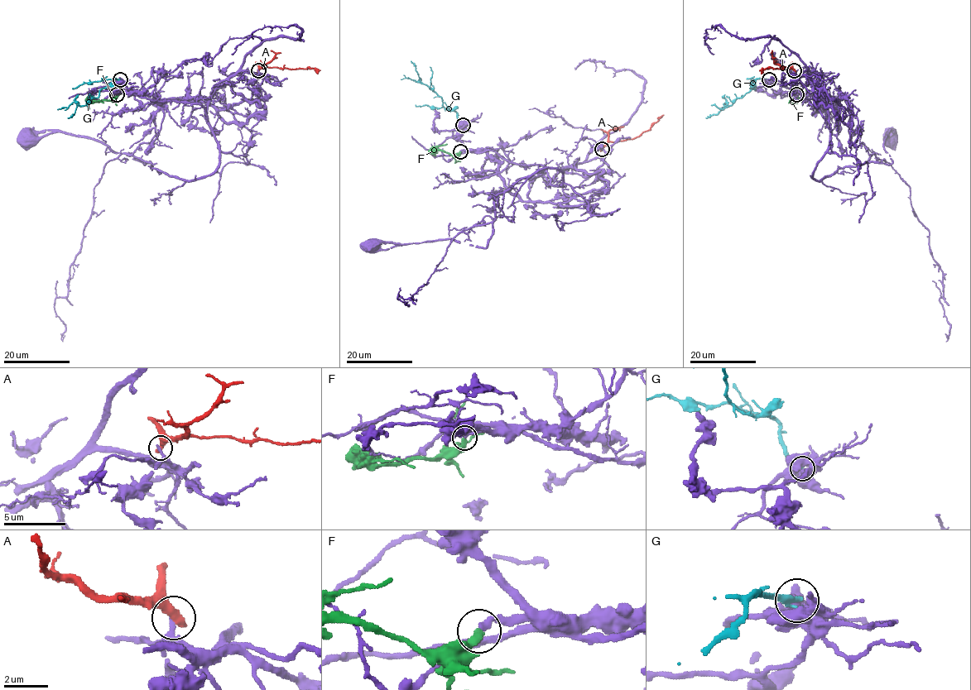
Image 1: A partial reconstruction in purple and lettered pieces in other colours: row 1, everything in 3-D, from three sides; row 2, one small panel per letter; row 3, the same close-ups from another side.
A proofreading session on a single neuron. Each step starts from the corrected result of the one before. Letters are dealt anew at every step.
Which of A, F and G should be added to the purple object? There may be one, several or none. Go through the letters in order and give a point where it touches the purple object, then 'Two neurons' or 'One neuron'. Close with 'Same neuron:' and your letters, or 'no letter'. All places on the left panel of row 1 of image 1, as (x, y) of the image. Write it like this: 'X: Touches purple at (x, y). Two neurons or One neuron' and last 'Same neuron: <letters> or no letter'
A: Touches purple at (258, 70). Two neurons
F: Touches purple at (117, 94). One neuron
G: Touches purple at (120, 79). Two neurons
Same neuron: F

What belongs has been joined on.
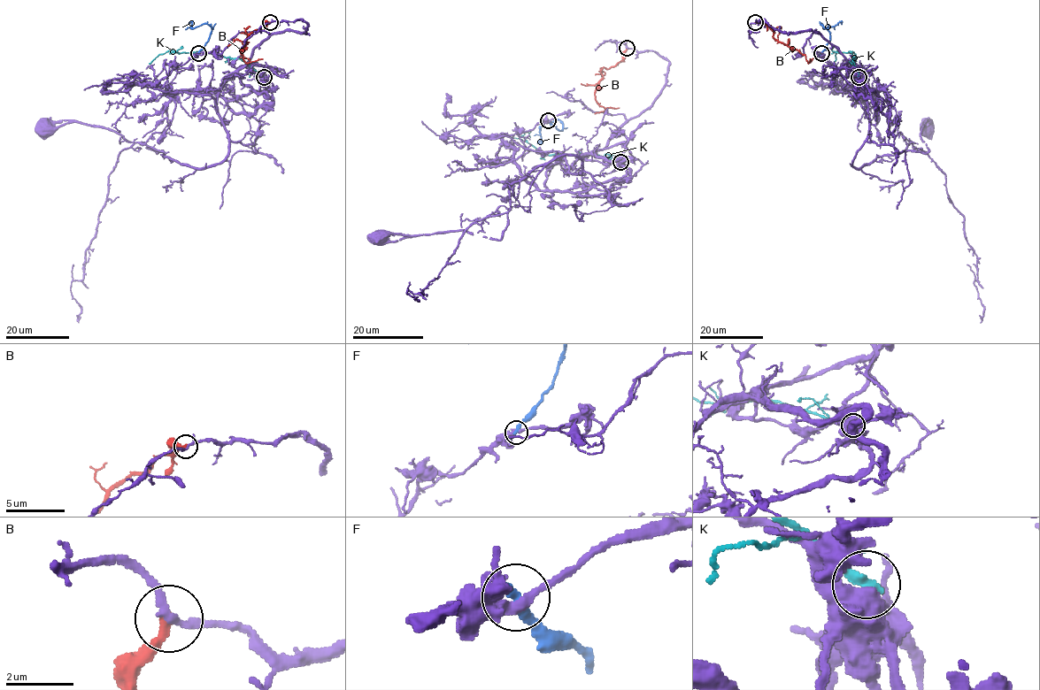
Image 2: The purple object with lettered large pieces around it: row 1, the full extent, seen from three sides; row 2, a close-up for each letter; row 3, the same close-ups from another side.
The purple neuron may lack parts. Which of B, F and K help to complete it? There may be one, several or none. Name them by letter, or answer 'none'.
none

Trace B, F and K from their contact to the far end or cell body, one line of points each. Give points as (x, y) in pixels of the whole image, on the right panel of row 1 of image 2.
B: (755, 23), (767, 24), (774, 32), (775, 39), (803, 54), (808, 63), (809, 58)
F: (821, 53), (830, 36), (820, 24), (824, 28), (834, 26), (839, 21), (841, 24)
K: (858, 77), (852, 62), (852, 52), (837, 50), (835, 63)

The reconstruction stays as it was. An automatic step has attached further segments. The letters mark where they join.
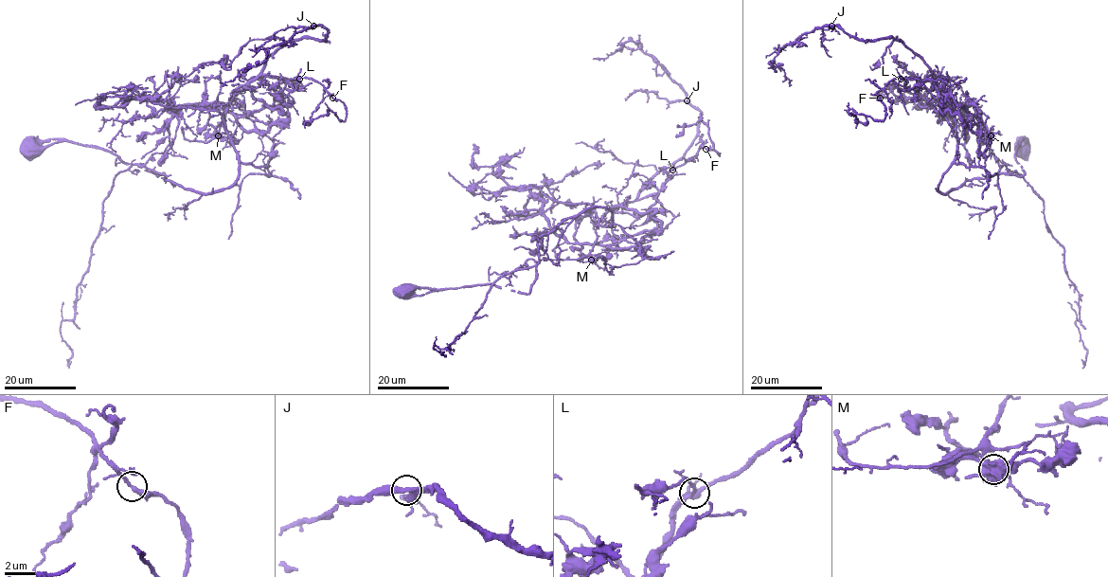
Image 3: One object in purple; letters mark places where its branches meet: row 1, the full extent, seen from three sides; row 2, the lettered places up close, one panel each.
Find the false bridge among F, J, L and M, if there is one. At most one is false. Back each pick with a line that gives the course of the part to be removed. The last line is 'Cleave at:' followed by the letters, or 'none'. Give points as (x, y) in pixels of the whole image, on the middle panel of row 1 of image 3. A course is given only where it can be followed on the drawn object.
Cleave at: none

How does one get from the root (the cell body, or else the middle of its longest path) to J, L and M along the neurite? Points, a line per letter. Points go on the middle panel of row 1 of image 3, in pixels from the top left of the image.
J: (404, 290), (533, 266), (538, 239), (592, 207), (610, 225), (598, 223), (698, 135), (687, 100)
L: (404, 290), (533, 266), (560, 223), (605, 207), (610, 225), (598, 223), (672, 170)
M: (404, 290), (491, 284), (535, 265), (560, 223), (605, 207), (592, 260)

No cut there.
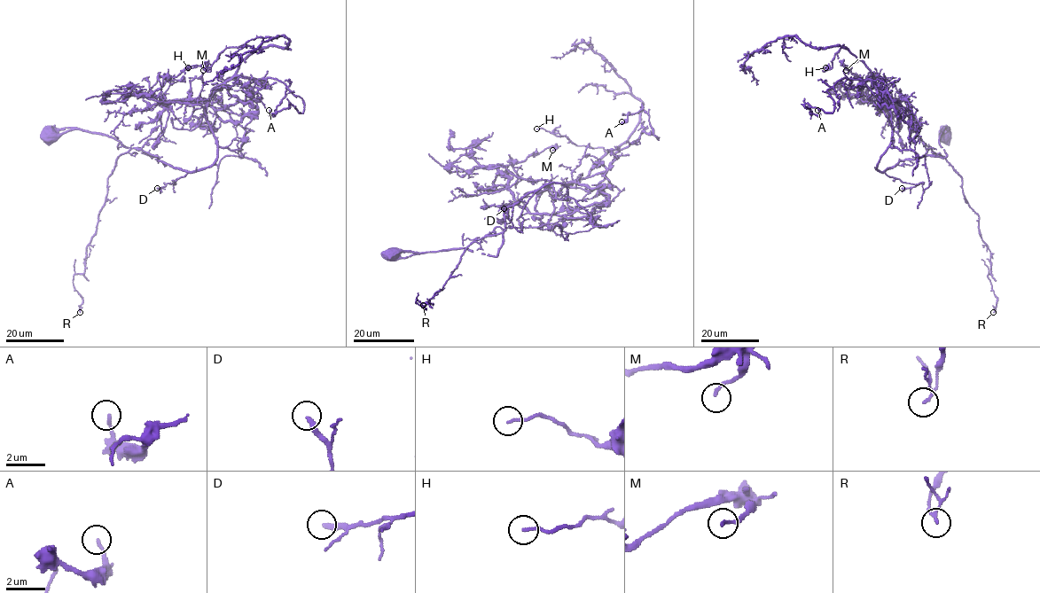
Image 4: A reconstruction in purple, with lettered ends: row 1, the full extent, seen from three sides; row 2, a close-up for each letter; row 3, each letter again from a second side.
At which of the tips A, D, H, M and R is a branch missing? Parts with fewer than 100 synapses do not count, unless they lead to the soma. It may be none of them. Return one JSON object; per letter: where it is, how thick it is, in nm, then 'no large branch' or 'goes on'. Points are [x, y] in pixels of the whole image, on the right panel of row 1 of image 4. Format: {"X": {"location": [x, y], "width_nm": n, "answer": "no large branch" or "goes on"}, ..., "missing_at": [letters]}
{"A": {"location": [817, 110], "width_nm": 150, "answer": "no large branch"}, "D": {"location": [902, 188], "width_nm": 280, "answer": "no large branch"}, "H": {"location": [825, 67], "width_nm": 140, "answer": "no large branch"}, "M": {"location": [846, 70], "width_nm": 160, "answer": "no large branch"}, "R": {"location": [993, 312], "width_nm": 100, "answer": "no large branch"}, "missing_at": []}

